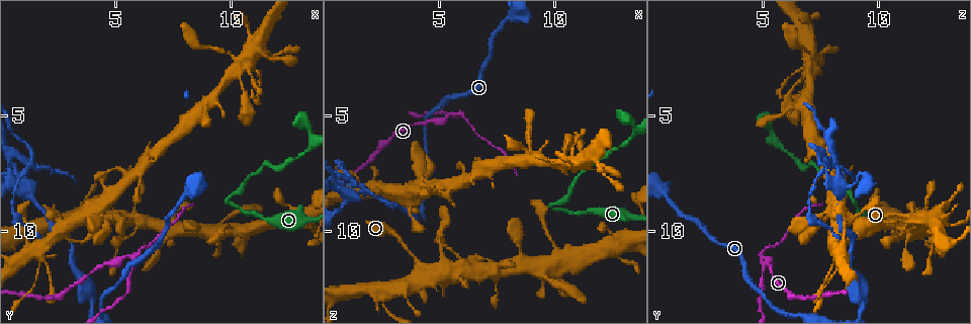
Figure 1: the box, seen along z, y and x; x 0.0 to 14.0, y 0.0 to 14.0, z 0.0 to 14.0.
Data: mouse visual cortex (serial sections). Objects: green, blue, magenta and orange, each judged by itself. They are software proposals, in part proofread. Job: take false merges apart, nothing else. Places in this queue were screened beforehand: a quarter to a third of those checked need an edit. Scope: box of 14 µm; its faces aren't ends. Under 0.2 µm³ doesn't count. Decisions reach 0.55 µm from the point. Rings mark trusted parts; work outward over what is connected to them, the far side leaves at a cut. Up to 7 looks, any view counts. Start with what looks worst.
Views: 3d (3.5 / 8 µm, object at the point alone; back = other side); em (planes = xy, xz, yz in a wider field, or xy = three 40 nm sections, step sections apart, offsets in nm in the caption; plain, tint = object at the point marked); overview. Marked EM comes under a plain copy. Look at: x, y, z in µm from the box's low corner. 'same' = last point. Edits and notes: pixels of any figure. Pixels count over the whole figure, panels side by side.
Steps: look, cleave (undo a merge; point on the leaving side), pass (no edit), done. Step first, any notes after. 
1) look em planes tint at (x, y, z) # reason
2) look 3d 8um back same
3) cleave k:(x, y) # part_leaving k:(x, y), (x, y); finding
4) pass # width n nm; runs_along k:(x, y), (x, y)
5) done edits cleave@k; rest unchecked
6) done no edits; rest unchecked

look 3d 8um at (5.3, 11.2, 5.2) # sharp bend

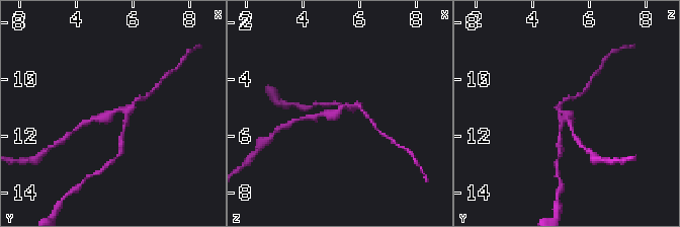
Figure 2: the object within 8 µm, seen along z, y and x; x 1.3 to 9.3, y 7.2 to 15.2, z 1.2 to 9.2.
look 3d 3.5um at (5.2, 11.2, 5.1)

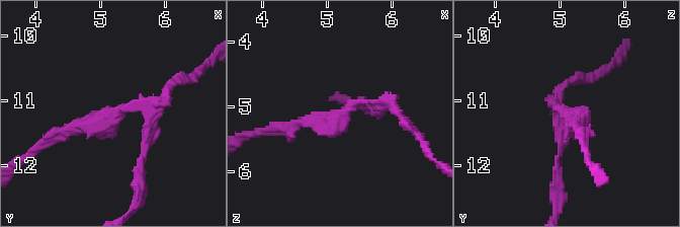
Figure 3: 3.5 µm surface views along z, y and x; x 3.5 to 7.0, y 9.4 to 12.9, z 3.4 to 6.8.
look em planes tint at (5.35, 11.15, 5.15) # shape alone is not enough

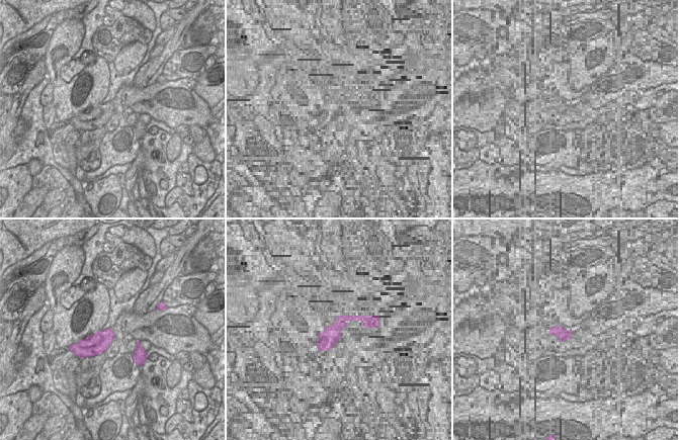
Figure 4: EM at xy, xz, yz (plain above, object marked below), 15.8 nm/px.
cleave 3:(145, 142) # part_leaving 3:(139, 104), (151, 110), (139, 195); two cells meet here

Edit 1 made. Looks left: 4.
look overview # see it whole again

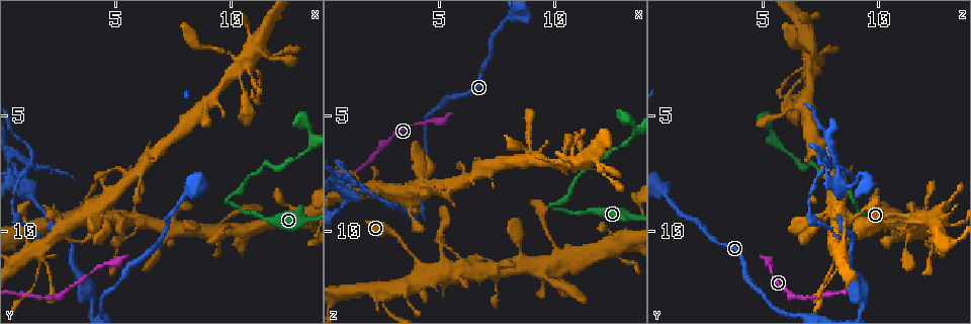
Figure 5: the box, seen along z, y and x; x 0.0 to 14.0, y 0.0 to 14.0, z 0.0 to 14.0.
look 3d 3.5um at (9.8, 8.7, 8.9) # sharp bend

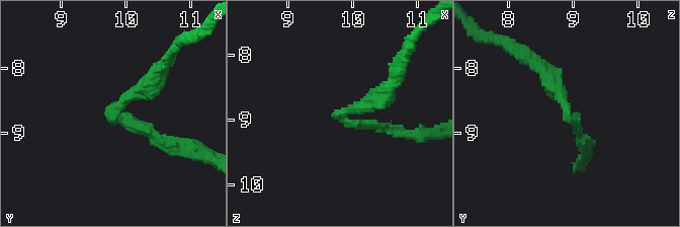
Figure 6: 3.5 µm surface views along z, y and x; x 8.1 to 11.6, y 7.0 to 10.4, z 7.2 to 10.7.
look em xy step 3 tint at (9.80, 8.75, 8.90) # arm_widths 150, 250 nm; need the tissue

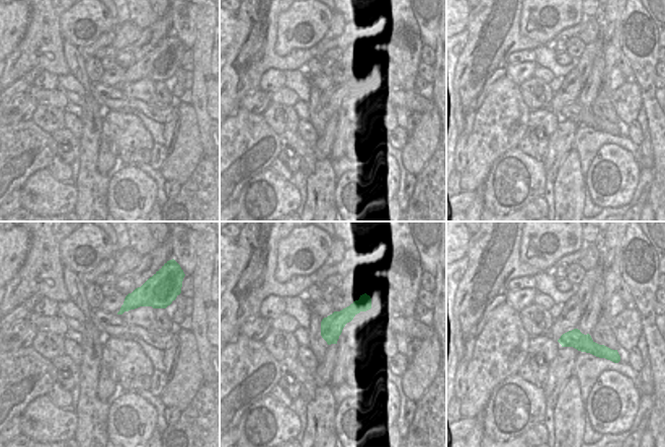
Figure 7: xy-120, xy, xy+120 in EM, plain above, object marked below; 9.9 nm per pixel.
look em xy step 5 tint same # another direction

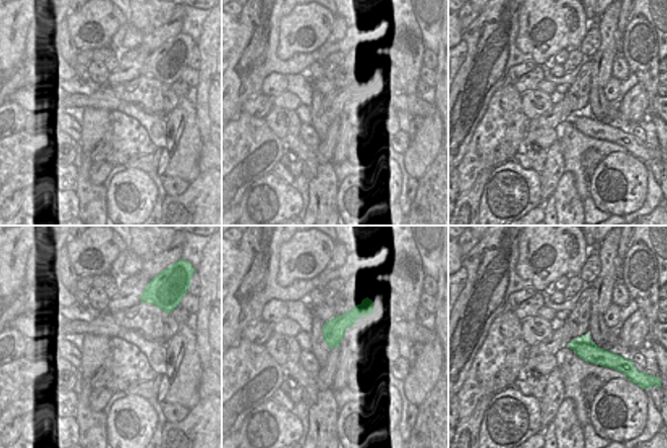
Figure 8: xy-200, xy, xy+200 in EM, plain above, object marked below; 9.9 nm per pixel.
cleave 6:(149, 82) # a second cell is stuck on

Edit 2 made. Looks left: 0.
done edits cleave@3, cleave@6; rest unchecked

